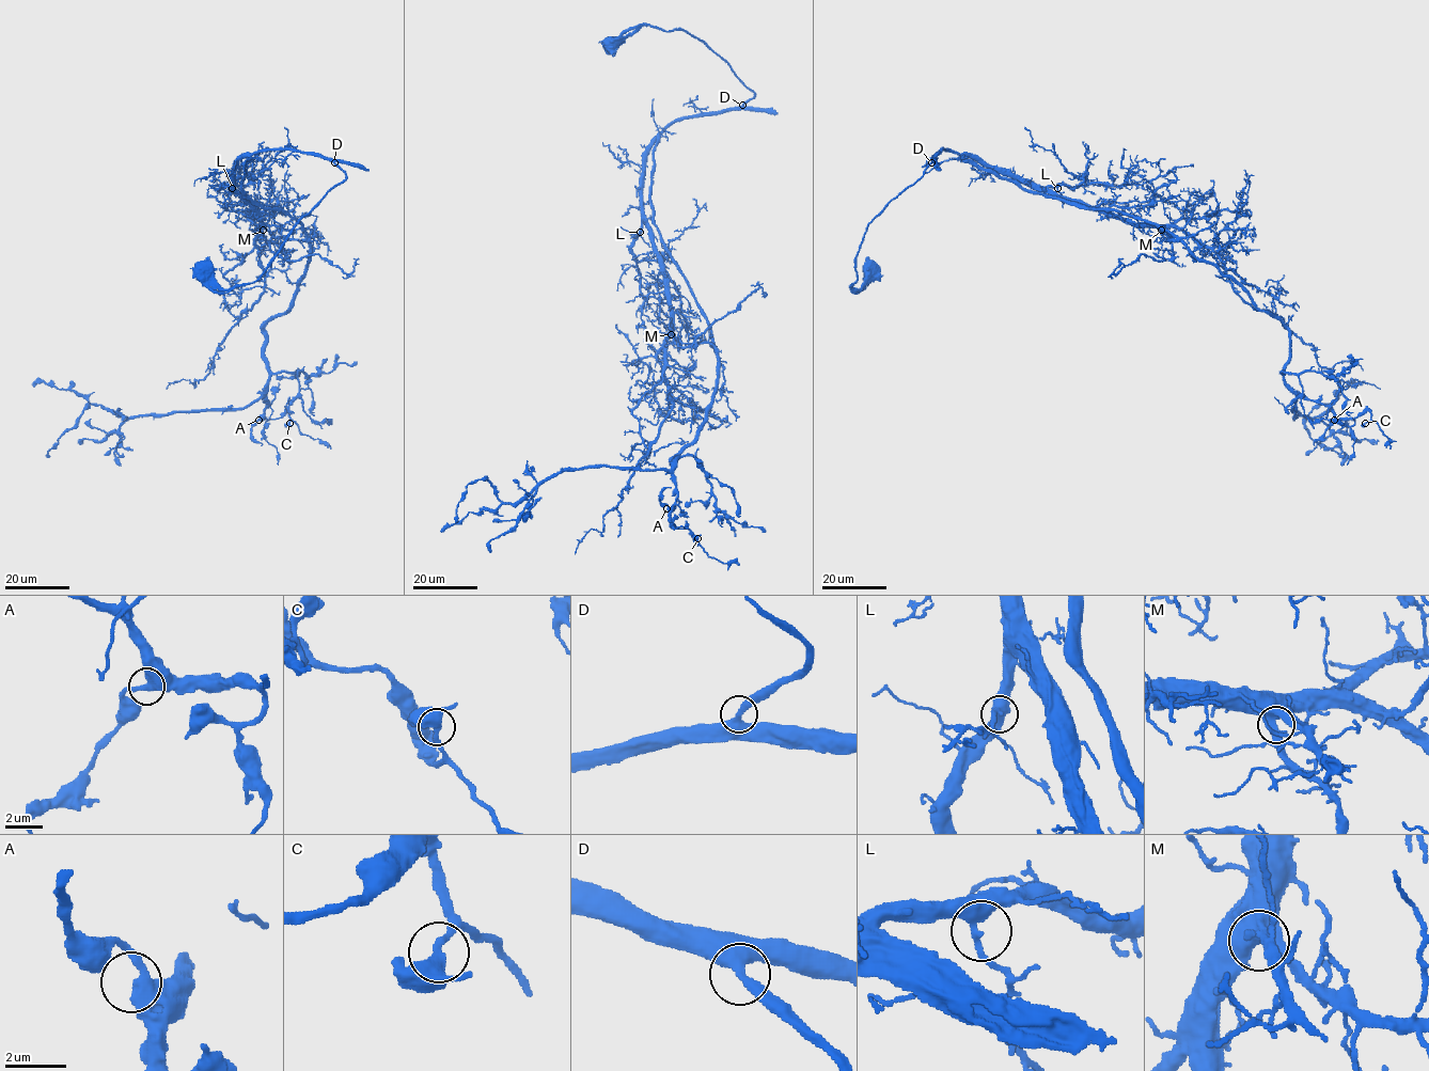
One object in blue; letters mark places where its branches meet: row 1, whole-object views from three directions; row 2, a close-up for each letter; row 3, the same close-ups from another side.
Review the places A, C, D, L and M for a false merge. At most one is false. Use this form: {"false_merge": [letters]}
{"false_merge": []}

